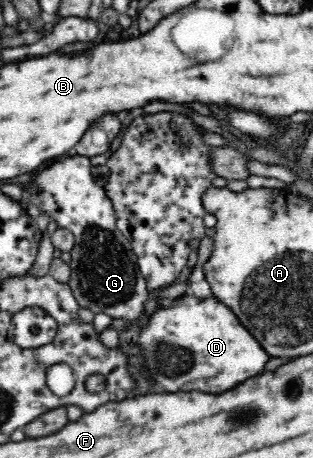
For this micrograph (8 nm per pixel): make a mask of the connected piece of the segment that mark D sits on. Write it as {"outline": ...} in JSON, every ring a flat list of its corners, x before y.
{"outline":[[189,291,172,301,169,307,158,308,140,328,136,344,142,355,142,368,148,372,146,382,158,385,163,391,202,391,222,393,234,385,246,381,264,371,270,356,258,345,258,341,244,329,236,315,215,298,200,300]]}

